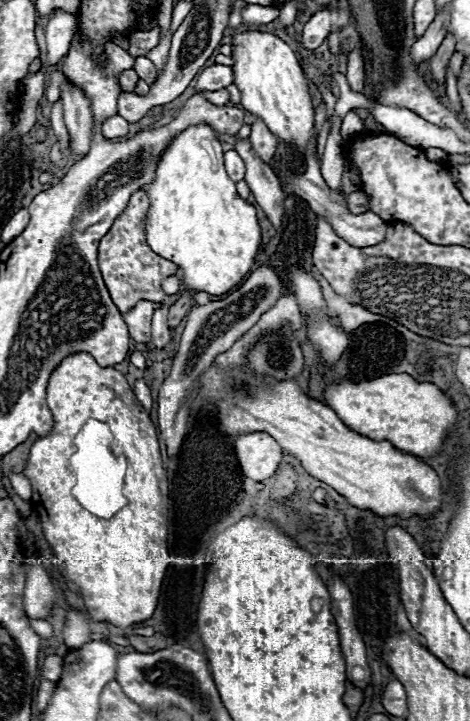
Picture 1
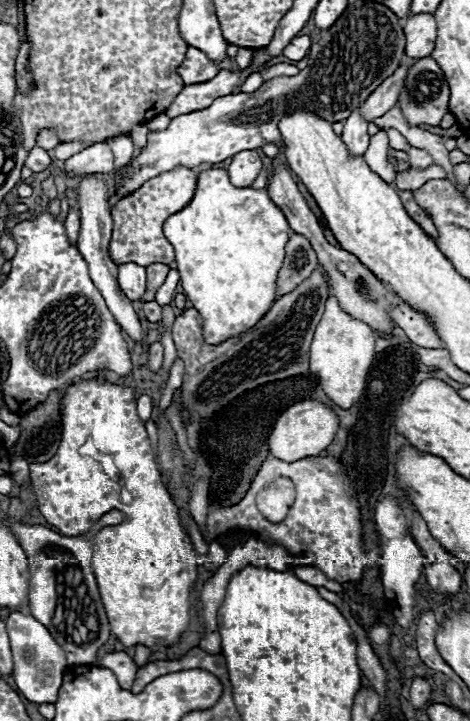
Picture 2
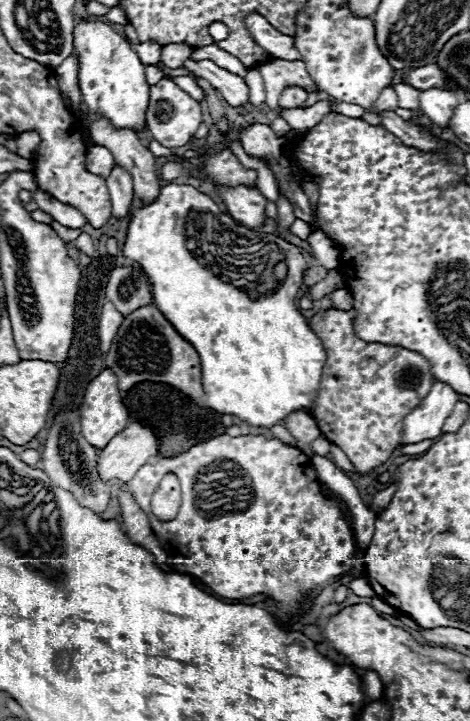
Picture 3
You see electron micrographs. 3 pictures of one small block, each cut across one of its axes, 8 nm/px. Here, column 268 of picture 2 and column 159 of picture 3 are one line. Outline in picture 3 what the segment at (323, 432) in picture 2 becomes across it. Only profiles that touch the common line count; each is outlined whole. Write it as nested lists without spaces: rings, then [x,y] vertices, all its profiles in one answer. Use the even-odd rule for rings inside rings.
[[[130,422],[98,456],[98,474],[104,482],[128,482],[150,458],[158,456],[160,436],[140,422]]]

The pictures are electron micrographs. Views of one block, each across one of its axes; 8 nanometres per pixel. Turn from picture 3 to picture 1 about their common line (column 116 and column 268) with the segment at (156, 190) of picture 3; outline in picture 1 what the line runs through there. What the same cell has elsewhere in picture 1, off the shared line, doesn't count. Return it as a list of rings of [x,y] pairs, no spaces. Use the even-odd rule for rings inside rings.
[[[256,120],[252,124],[252,134],[250,134],[250,142],[254,146],[254,150],[258,152],[258,156],[270,164],[278,146],[278,138],[266,128],[266,124],[262,124],[262,120]]]

